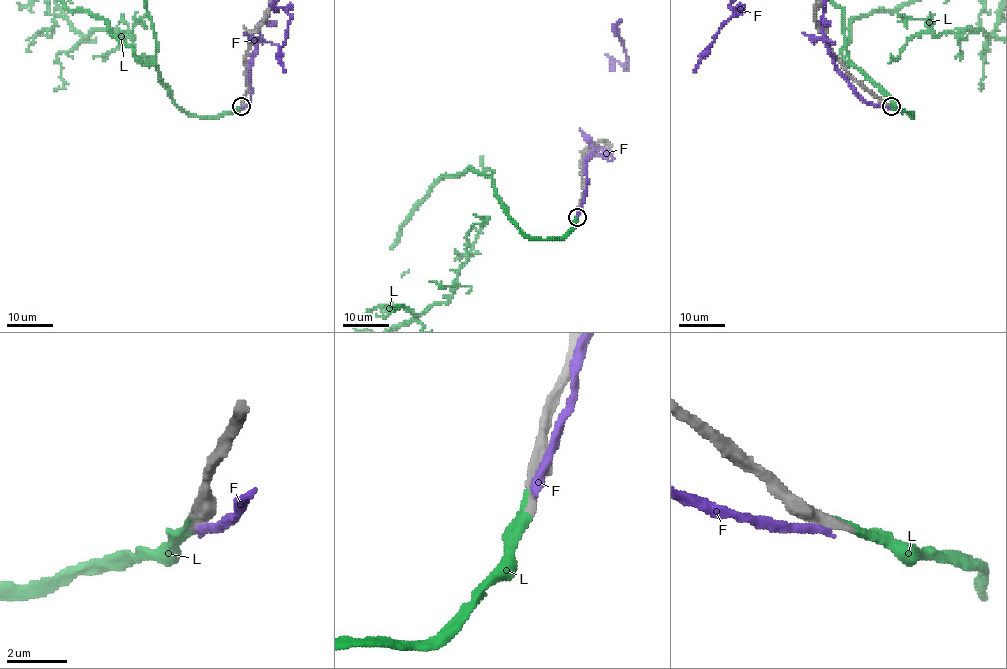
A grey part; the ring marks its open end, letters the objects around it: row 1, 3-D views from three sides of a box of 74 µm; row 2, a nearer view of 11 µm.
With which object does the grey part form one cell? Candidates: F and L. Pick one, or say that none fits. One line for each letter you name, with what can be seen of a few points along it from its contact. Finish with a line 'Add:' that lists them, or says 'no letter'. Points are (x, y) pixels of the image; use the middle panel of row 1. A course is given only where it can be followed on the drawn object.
L: course (577, 217), (531, 239), (490, 177), (442, 176), (391, 288), (422, 210), (533, 211), (537, 170), (535, 193)
Add: L

